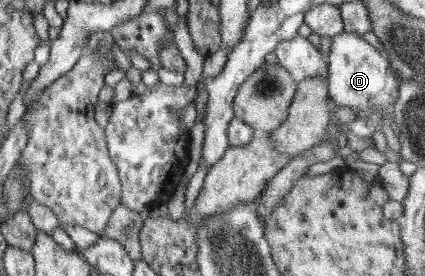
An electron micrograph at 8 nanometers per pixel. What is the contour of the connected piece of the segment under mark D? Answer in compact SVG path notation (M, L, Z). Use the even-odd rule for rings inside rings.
M343 32L332 37L328 52L328 80L326 82L329 99L339 108L353 110L357 118L373 120L377 128L384 125L384 119L391 115L394 120L393 105L399 98L399 88L395 72L390 62L380 50L354 32Z

